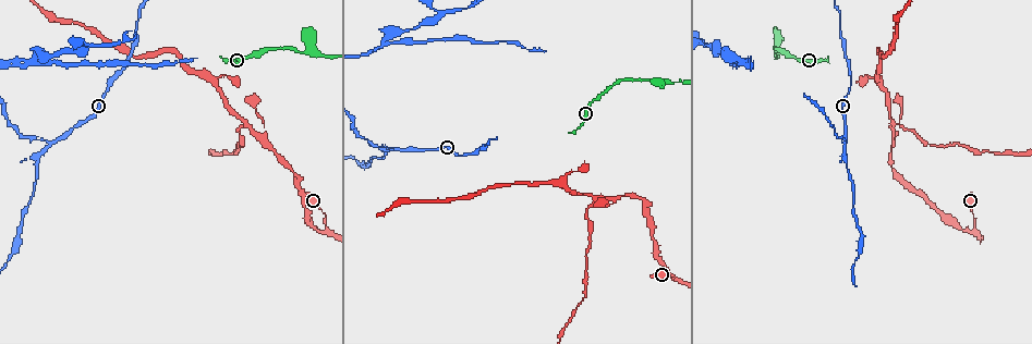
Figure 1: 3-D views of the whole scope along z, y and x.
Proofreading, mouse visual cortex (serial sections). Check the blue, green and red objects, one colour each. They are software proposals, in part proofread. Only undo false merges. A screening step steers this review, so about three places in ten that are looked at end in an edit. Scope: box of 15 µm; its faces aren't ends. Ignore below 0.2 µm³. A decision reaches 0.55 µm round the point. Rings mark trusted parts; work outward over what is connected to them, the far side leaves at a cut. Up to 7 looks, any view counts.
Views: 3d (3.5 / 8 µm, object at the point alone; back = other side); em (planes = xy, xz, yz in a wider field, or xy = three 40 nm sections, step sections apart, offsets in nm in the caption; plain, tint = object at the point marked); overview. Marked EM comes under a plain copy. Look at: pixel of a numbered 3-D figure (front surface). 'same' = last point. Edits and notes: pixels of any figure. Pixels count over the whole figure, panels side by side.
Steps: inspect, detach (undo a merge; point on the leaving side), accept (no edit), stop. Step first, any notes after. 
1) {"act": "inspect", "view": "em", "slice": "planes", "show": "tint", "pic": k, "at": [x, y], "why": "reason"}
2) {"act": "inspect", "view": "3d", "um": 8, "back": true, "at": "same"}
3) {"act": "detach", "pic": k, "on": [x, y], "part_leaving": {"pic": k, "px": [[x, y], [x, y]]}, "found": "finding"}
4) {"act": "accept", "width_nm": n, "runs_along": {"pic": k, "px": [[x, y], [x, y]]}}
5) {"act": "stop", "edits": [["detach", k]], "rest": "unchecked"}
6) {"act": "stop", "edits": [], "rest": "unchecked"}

{"act": "inspect", "view": "3d", "um": 3.5, "pic": 1, "at": [676, 278], "why": "thin neck"}

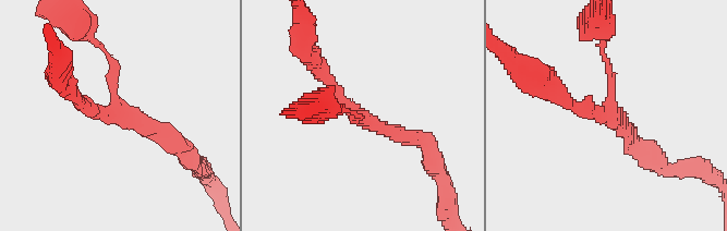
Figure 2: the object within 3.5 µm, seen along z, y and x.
{"act": "inspect", "view": "em", "slice": "xy", "step": 2, "show": "tint", "pic": 2, "at": [114, 108], "why": "shape alone is not enough"}

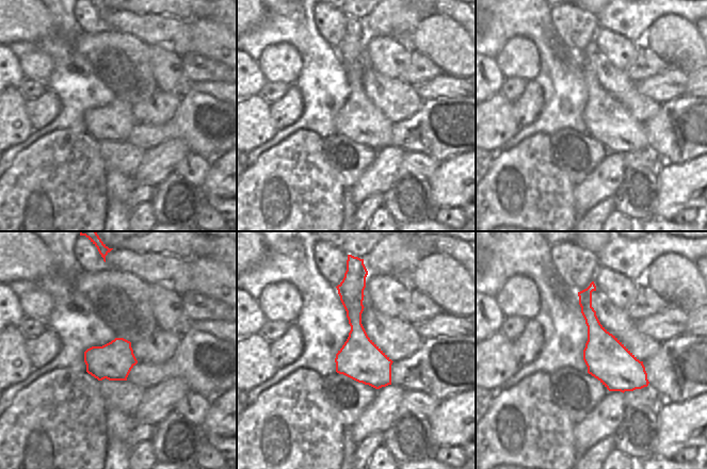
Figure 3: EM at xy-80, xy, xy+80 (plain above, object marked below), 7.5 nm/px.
{"act": "accept", "found": "continuous, no second cell"}

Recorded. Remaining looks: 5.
{"act": "inspect", "view": "3d", "um": 3.5, "pic": 1, "at": [595, 195], "why": "sharp bend"}

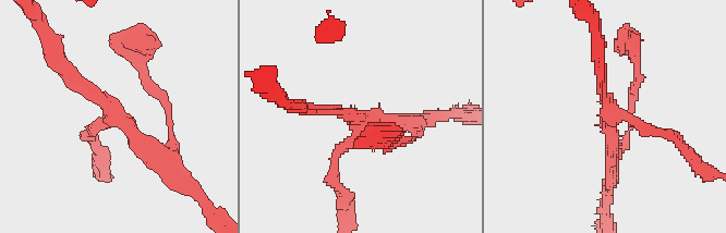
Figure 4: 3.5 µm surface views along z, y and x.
{"act": "inspect", "view": "em", "slice": "xy", "step": 1, "show": "tint", "pic": 4, "at": [120, 119], "arms": 3, "arm_widths_nm": [150, 150, 250]}

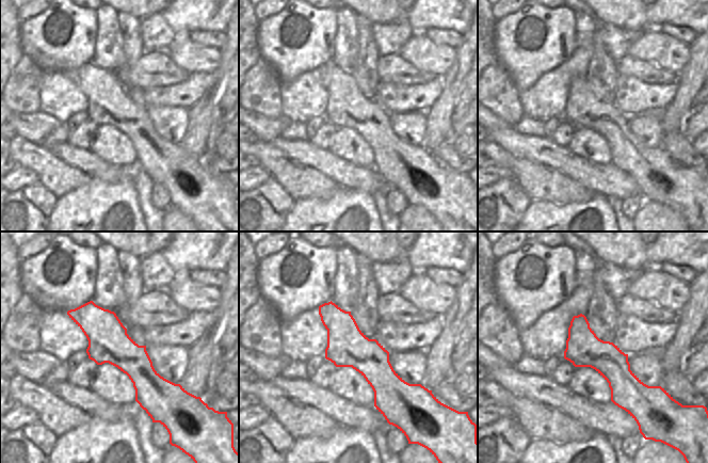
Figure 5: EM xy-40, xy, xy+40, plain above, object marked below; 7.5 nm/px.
{"act": "accept", "runs_along": {"pic": 5, "px": [[70, 313], [142, 373], [153, 413]]}, "found": "one cell here"}

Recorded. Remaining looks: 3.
{"act": "inspect", "view": "3d", "um": 3.5, "pic": 1, "at": [50, 145]}

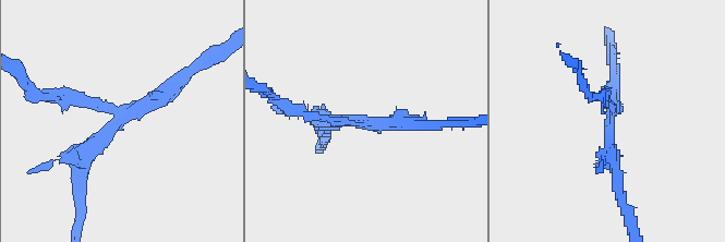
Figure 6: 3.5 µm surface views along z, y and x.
{"act": "inspect", "view": "em", "slice": "xy", "step": 3, "show": "tint", "pic": 6, "at": [365, 121], "arms": 3, "arm_widths_nm": [100, 200, 250]}

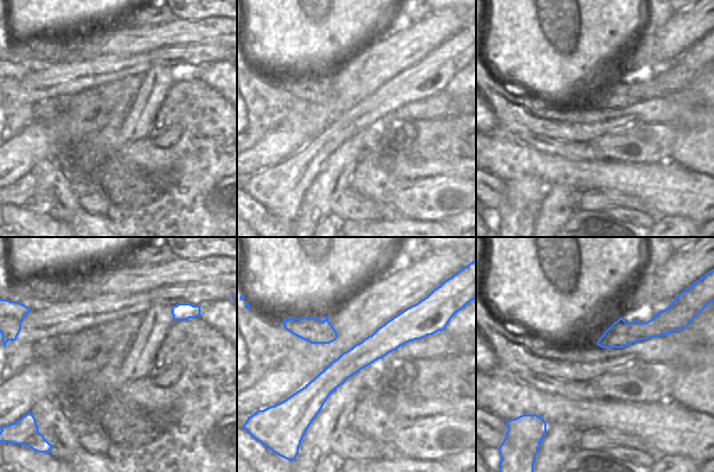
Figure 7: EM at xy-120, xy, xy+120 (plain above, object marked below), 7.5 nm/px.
{"act": "inspect", "view": "em", "slice": "xy", "step": 2, "show": "tint", "at": "same"}

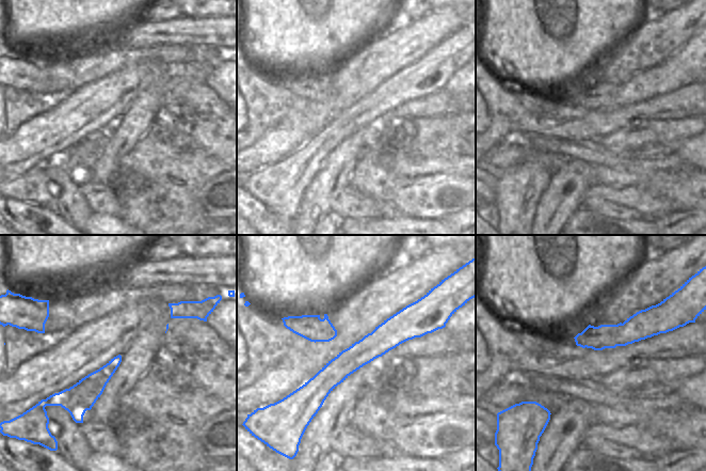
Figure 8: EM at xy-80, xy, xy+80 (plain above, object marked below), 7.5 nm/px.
{"act": "detach", "pic": 6, "on": [81, 96], "part_leaving": {"pic": 6, "px": [[109, 111], [28, 91]]}, "found": "a second cell is stuck on"}

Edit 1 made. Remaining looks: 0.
{"act": "stop", "edits": [["detach", 6]], "rest": "unchecked"}

